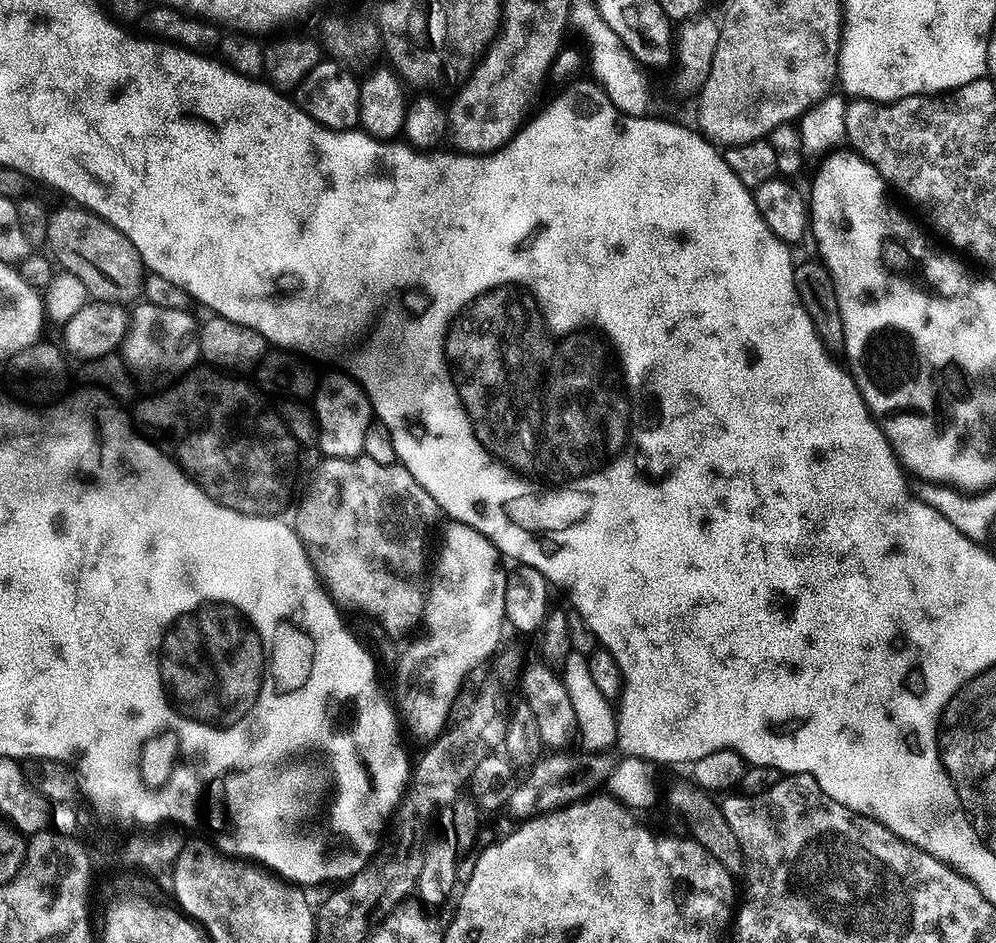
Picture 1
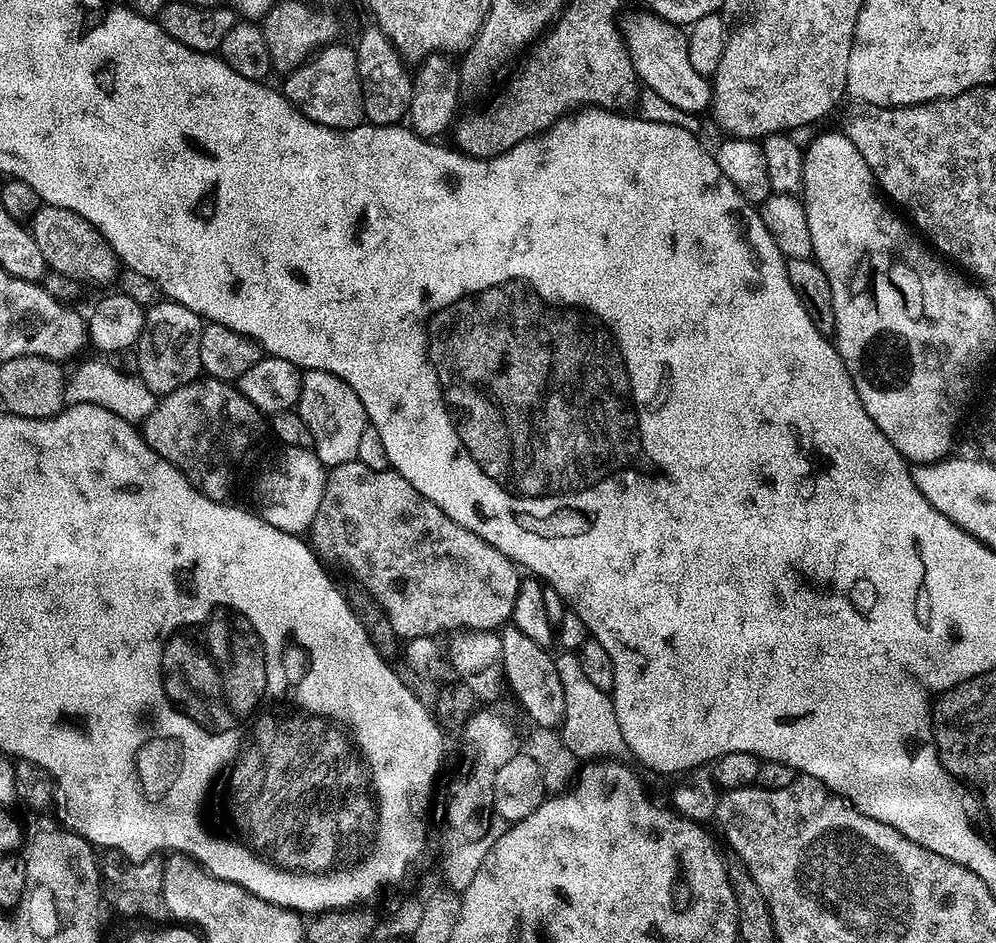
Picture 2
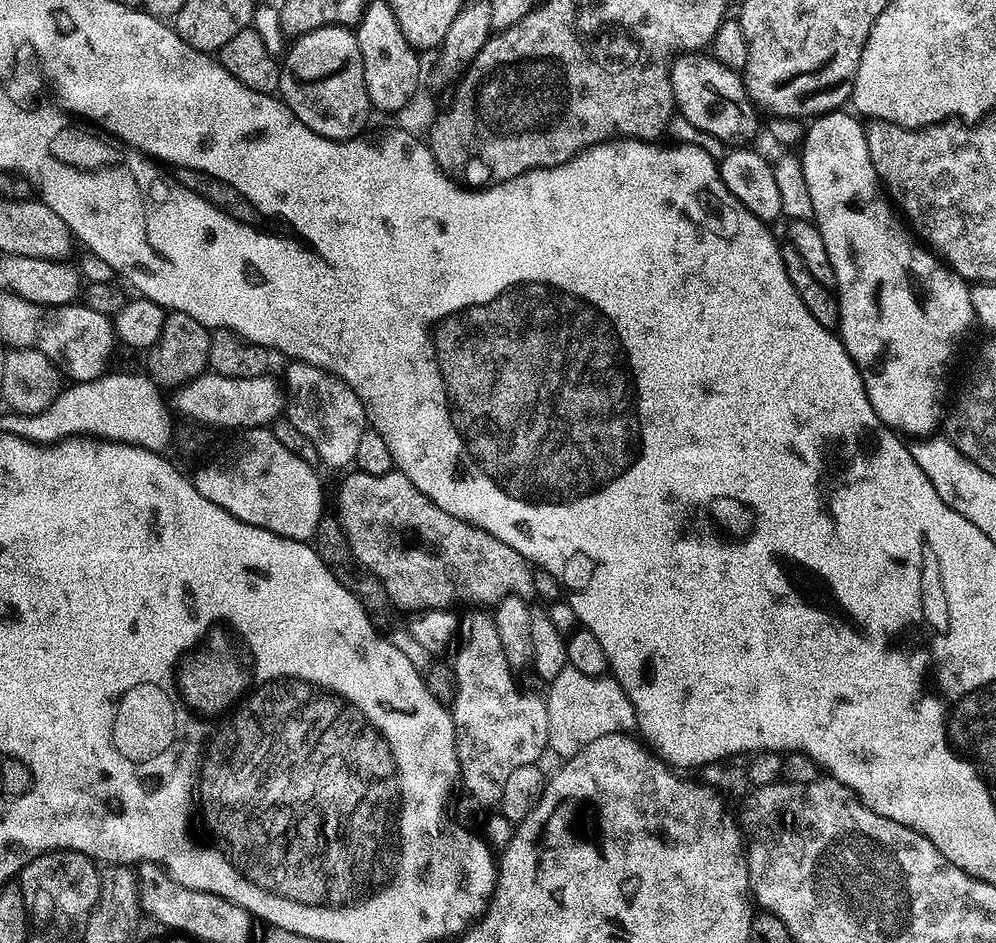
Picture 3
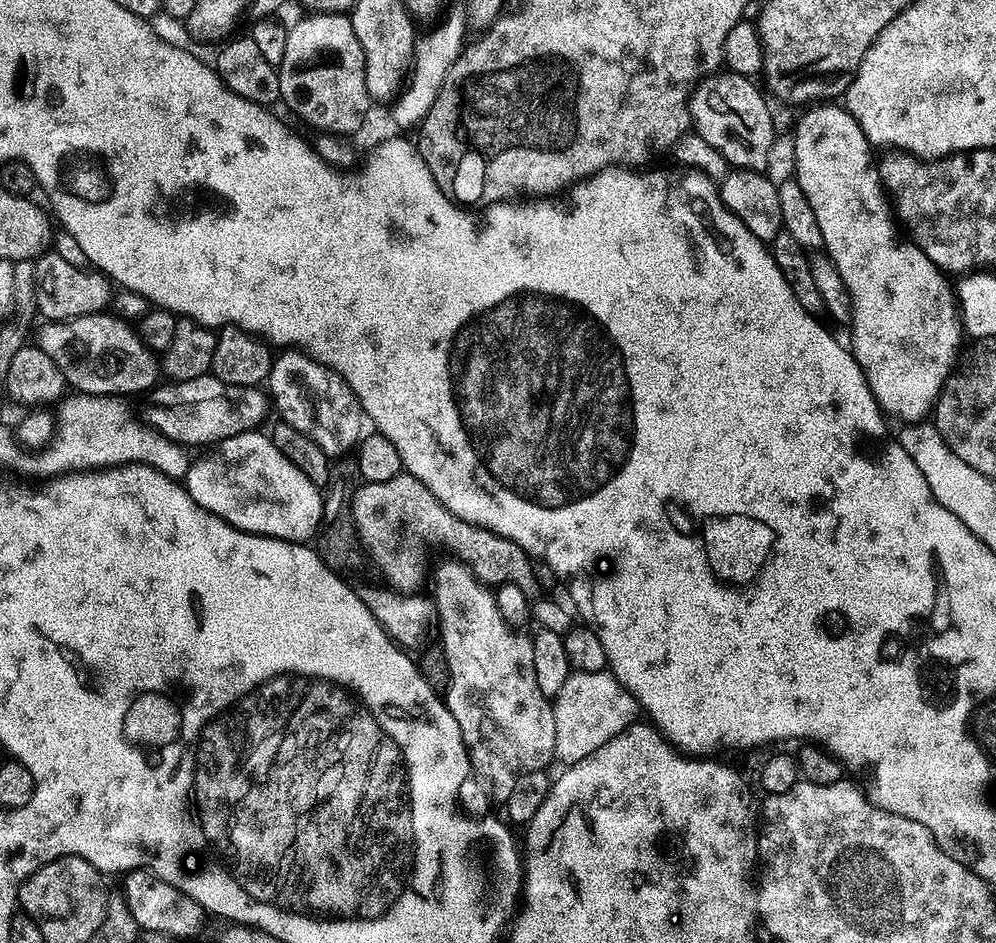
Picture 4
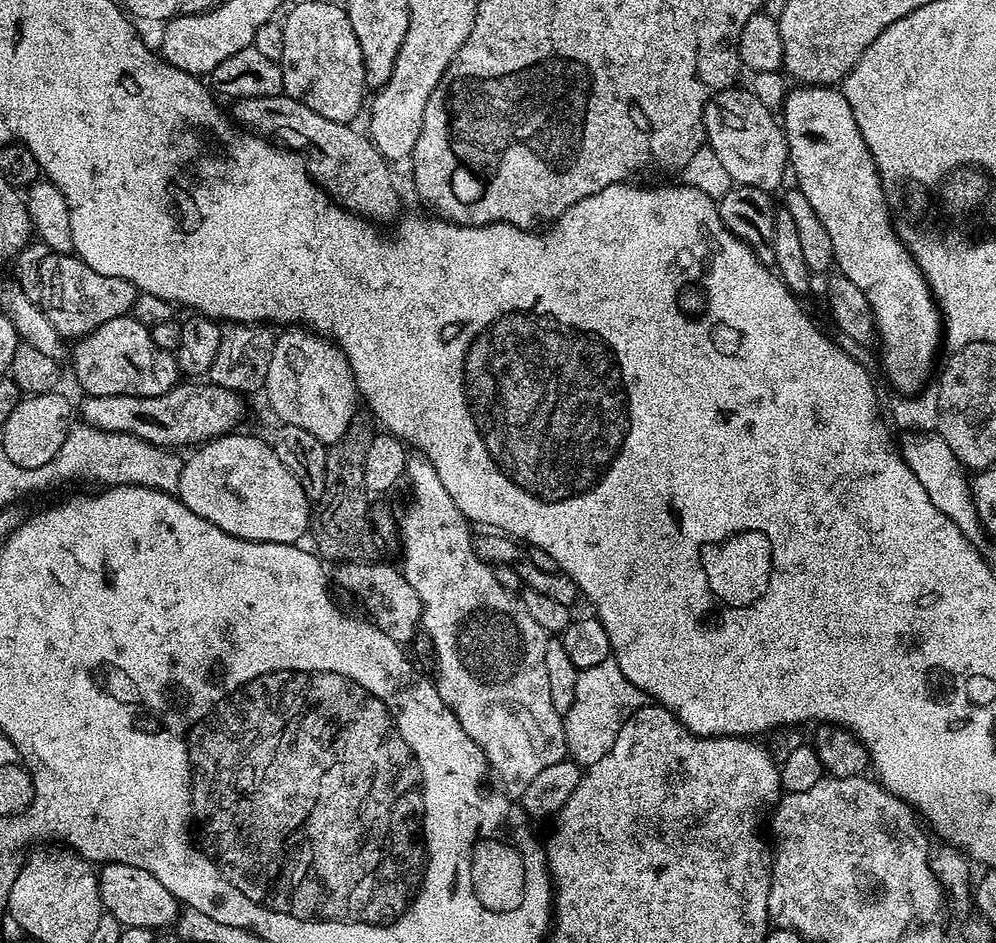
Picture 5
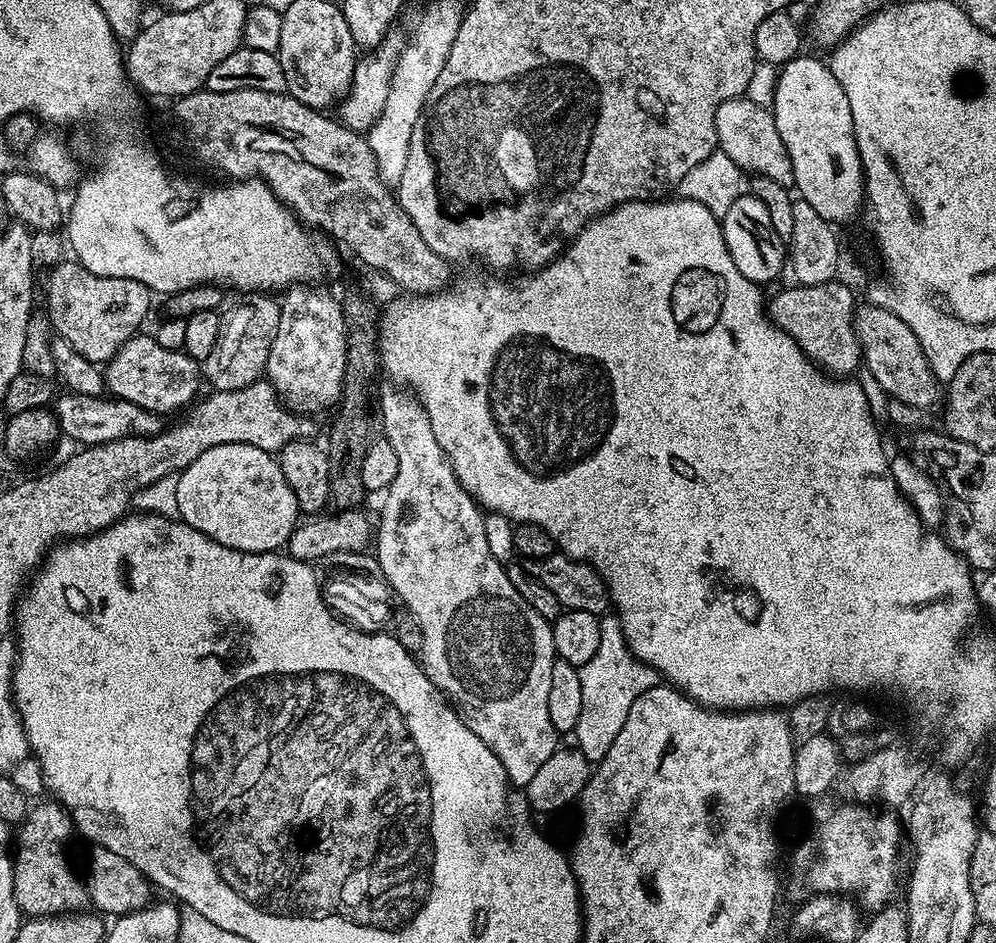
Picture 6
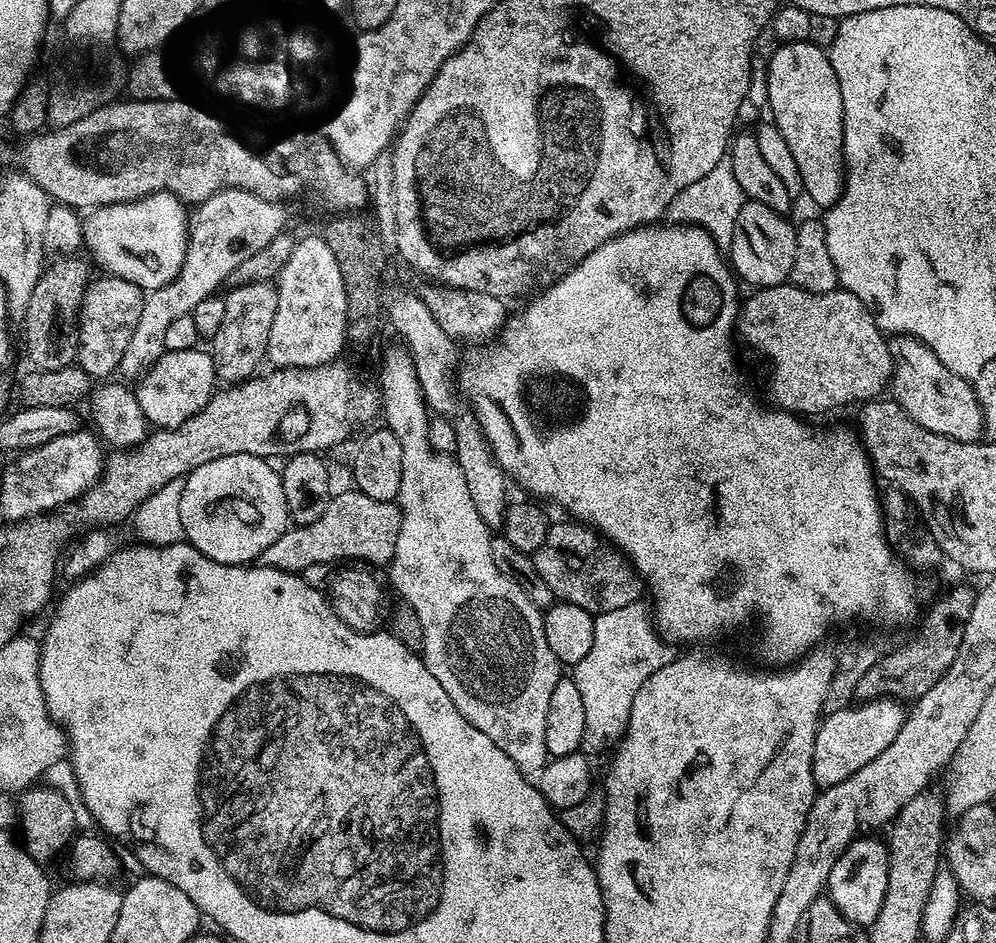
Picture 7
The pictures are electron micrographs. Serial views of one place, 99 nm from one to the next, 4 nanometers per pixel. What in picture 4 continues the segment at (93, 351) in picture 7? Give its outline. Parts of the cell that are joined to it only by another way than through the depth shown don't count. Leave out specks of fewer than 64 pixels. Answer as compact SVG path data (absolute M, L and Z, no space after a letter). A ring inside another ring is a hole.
M55 250L45 252L39 260L35 261L33 278L36 311L40 316L44 315L45 321L73 320L79 316L105 311L114 295L113 285L103 272L70 266Z

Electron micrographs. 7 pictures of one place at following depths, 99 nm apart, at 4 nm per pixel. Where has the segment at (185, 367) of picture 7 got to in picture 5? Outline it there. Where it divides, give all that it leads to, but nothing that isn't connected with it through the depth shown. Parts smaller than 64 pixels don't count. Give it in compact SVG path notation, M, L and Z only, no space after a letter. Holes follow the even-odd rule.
M132 315L110 318L90 334L79 337L71 345L72 372L80 383L81 393L89 396L117 396L130 394L154 398L175 388L181 379L180 367L171 352L162 350L154 342L152 329L138 322Z

